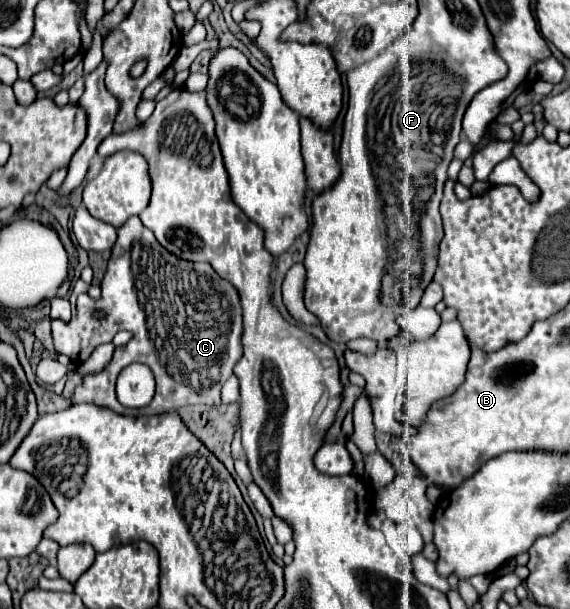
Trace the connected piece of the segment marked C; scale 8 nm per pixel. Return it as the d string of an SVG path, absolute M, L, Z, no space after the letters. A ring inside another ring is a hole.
M130 217L120 229L118 229L118 239L112 247L112 257L108 261L106 275L100 283L102 297L100 297L100 311L112 319L112 327L128 327L132 331L132 339L124 347L116 347L114 359L108 363L108 367L94 375L86 377L82 387L76 389L72 401L74 403L94 403L98 407L112 409L114 413L120 415L130 415L130 417L140 417L140 415L160 415L174 411L182 405L190 403L206 403L206 405L218 405L220 403L220 389L224 381L232 375L234 365L238 363L242 355L240 339L242 339L242 307L240 307L240 297L236 287L228 283L224 277L220 277L212 265L208 263L188 263L186 259L180 259L172 255L168 249L164 249L154 233L142 225L138 217ZM130 363L146 363L154 377L156 377L156 395L150 405L130 409L124 407L116 401L114 385L118 371L124 369Z

